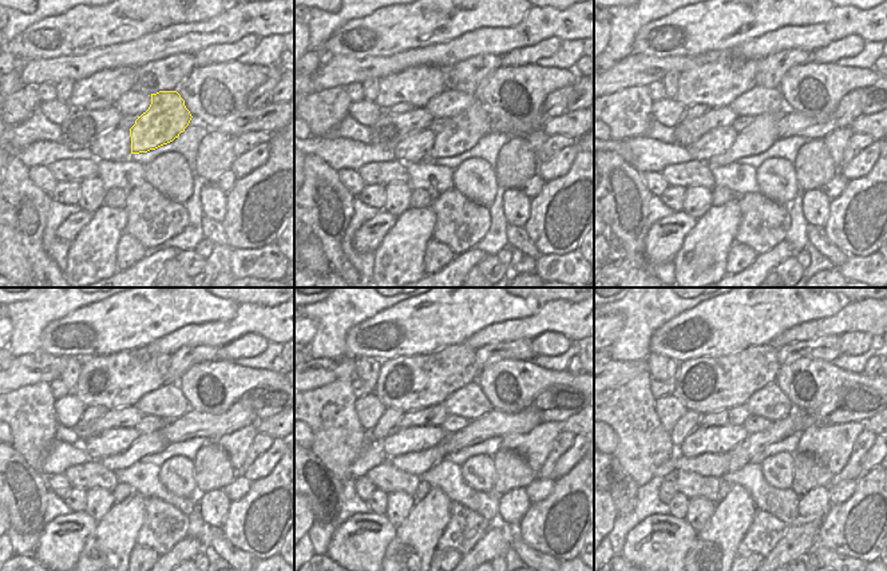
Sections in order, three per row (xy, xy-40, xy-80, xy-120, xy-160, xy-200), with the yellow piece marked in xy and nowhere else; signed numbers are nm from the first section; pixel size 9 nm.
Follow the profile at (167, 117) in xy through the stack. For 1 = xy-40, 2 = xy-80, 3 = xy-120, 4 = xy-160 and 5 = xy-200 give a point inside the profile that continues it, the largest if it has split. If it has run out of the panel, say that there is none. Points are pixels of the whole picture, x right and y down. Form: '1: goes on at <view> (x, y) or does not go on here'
1: goes on at xy-40 (464, 130)
2: goes on at xy-80 (755, 139)
3: goes on at xy-120 (153, 443)
4: goes on at xy-160 (418, 463)
5: goes on at xy-200 (708, 464)

